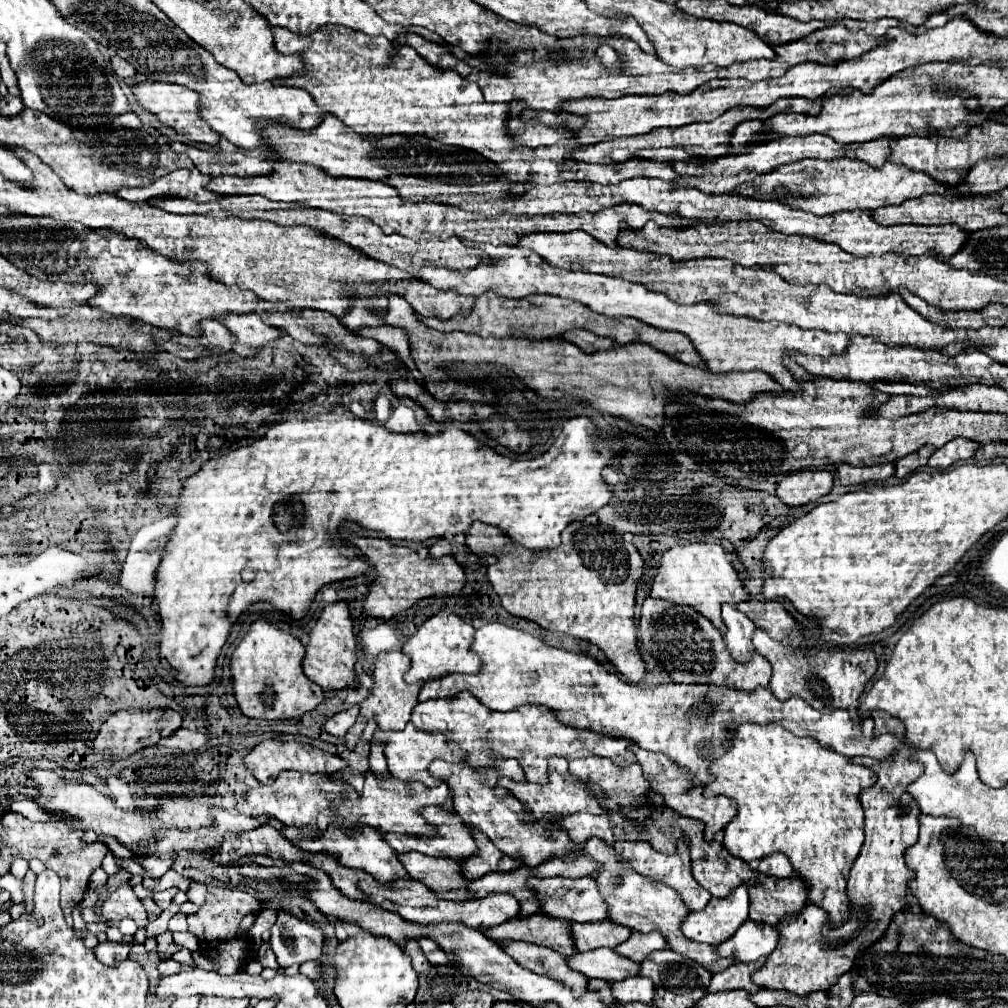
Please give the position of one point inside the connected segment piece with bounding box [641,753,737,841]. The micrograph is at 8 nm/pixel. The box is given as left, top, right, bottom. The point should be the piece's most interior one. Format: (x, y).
(671, 782)

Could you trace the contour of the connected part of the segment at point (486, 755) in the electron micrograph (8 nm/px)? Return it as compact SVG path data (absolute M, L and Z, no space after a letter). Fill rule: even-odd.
M469 691L459 693L451 699L429 699L425 703L419 703L413 709L411 723L425 731L425 733L443 733L447 741L457 743L465 757L461 763L467 763L471 767L485 767L489 765L493 755L501 757L513 757L523 767L525 779L533 783L545 783L547 781L547 757L559 755L565 759L577 759L587 755L601 755L613 759L617 765L625 765L635 761L631 747L631 741L627 739L611 739L607 735L597 735L591 731L579 731L573 727L567 727L555 719L551 711L543 711L539 705L521 705L509 713L491 711L485 705L481 705Z

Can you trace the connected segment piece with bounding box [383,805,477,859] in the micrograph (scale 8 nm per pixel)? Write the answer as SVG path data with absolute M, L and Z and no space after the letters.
M427 807L421 815L437 827L435 837L409 837L387 833L383 835L397 853L419 851L433 857L451 857L451 859L467 859L477 853L477 843L469 831L469 827L461 821L455 811L447 811L443 807Z

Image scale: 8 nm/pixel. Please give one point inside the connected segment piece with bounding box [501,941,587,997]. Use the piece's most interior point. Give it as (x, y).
(536, 958)

